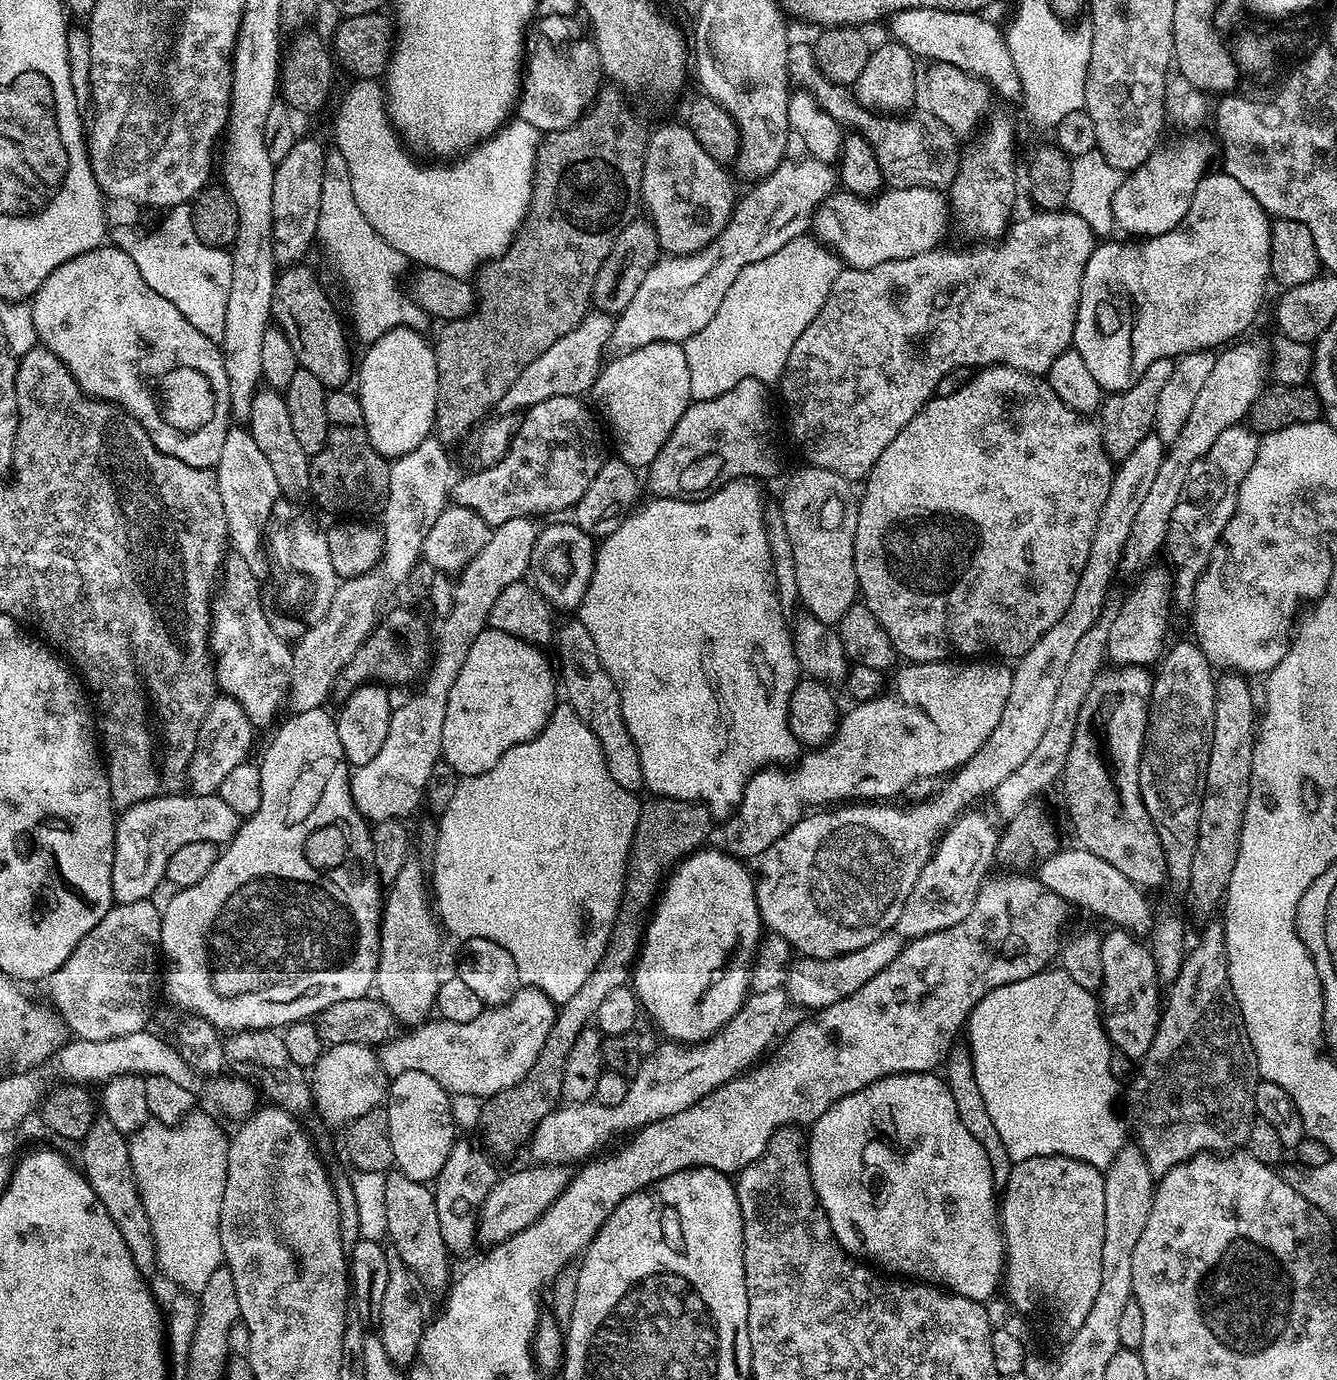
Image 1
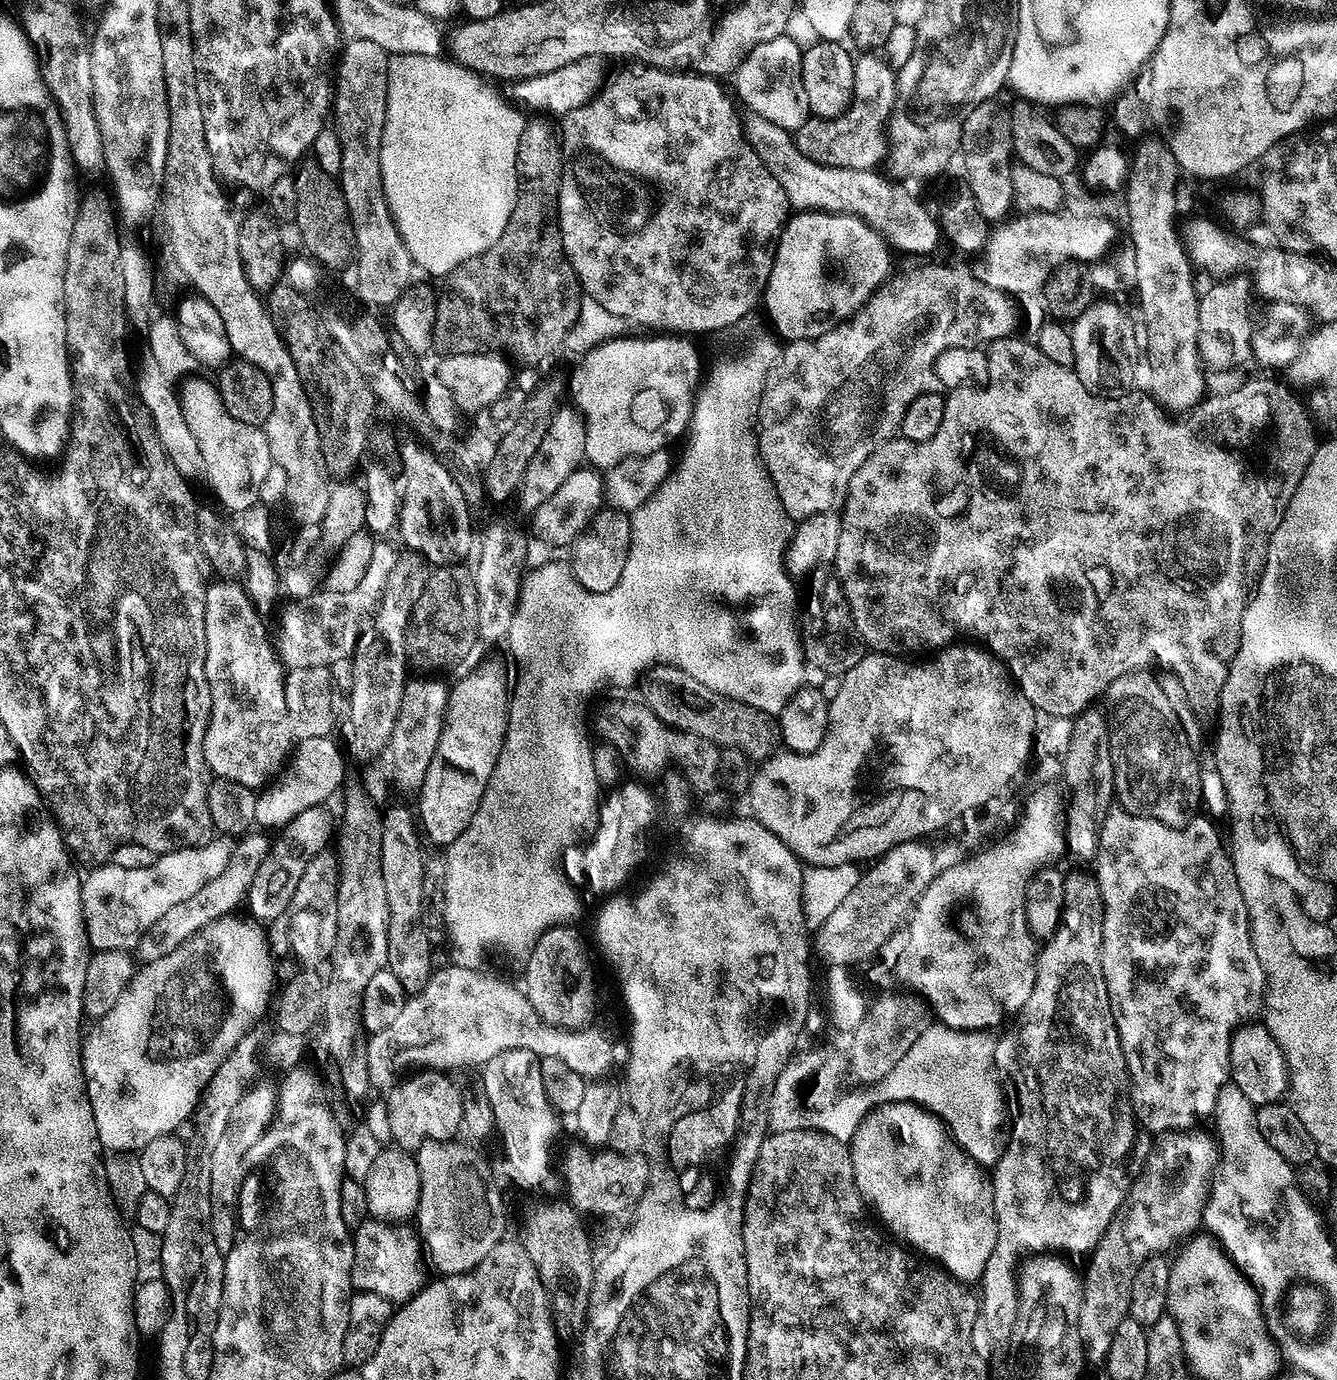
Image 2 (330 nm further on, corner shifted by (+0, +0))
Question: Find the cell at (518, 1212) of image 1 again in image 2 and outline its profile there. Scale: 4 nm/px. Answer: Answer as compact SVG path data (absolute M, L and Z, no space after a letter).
M368 1218L355 1229L353 1244L352 1287L356 1292L378 1294L378 1298L386 1298L394 1306L399 1306L424 1287L426 1254L421 1237L413 1225Z

